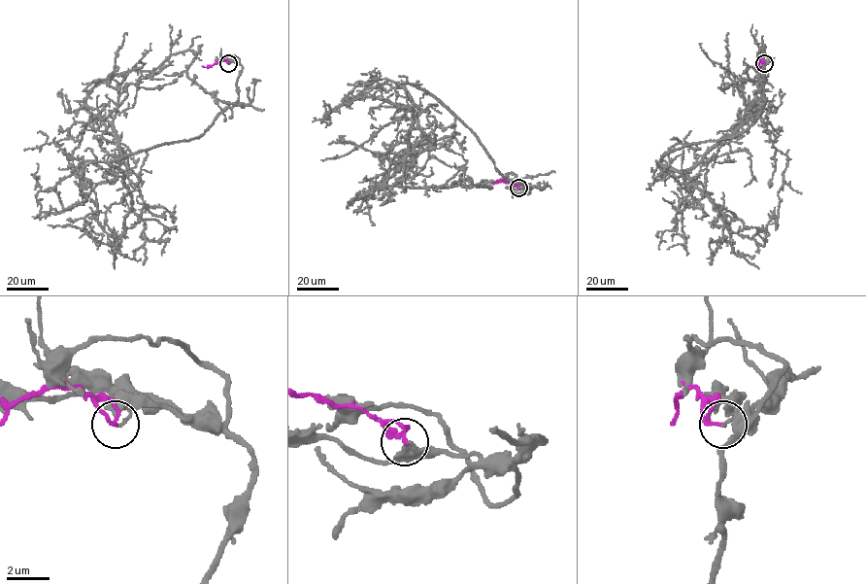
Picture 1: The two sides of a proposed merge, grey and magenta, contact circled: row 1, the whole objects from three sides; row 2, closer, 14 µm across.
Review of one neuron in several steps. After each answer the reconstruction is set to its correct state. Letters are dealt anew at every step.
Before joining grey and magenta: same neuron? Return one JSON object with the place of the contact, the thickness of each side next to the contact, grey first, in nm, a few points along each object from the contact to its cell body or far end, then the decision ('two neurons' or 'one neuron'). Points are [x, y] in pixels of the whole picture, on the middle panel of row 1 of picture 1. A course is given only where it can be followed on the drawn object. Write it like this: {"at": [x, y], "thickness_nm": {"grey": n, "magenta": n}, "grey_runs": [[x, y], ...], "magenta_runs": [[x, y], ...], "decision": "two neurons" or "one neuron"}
{"at": [518, 188], "thickness_nm": {"grey": 130, "magenta": 140}, "grey_runs": [[518, 188], [532, 188], [509, 183], [427, 92], [398, 84], [418, 113], [406, 157], [375, 188], [490, 186]], "magenta_runs": [[518, 188], [501, 181], [492, 184]], "decision": "two neurons"}

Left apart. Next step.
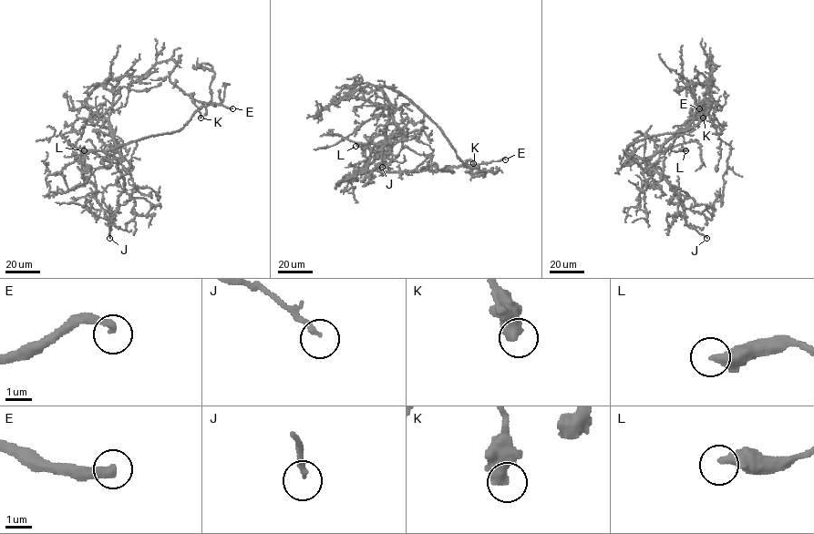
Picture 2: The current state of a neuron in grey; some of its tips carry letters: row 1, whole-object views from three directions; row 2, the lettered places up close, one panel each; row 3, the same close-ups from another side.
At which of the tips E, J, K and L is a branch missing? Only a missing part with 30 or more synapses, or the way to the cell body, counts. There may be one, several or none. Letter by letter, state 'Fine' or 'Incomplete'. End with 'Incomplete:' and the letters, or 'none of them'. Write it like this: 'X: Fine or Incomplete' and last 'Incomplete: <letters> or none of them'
E: Incomplete
J: Fine
K: Fine
L: Fine
Incomplete: E

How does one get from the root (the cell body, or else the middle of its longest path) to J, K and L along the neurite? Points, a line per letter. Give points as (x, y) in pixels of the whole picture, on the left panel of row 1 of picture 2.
J: (113, 157), (124, 179), (124, 189), (109, 226), (109, 238)
K: (113, 157), (106, 151), (180, 129), (203, 104), (193, 99), (200, 118)
L: (113, 157), (122, 158), (110, 148), (106, 151), (84, 150)

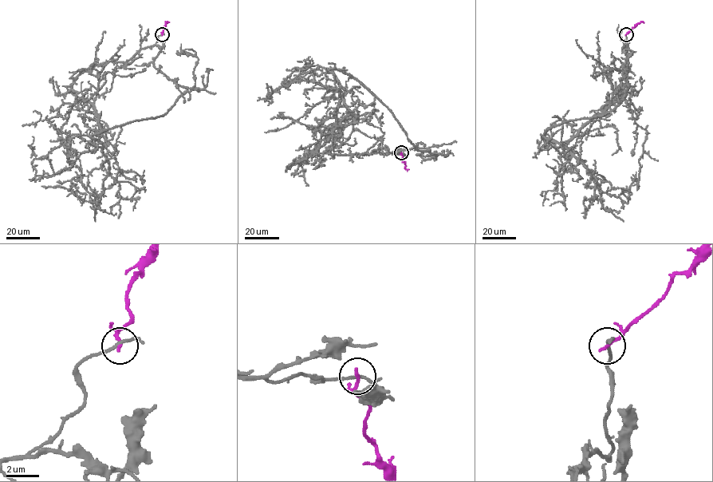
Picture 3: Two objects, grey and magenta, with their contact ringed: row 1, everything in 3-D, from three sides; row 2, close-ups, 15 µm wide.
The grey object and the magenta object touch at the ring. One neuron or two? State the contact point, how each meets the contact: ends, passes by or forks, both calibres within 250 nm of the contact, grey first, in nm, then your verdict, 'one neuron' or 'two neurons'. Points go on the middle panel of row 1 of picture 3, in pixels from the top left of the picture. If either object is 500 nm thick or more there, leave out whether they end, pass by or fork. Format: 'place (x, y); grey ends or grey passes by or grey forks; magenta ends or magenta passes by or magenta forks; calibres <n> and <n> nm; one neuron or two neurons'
place (401, 152); grey passes by; magenta ends; calibres 160 and 240 nm; two neurons

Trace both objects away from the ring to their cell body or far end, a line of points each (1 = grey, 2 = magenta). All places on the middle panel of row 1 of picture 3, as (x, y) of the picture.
1: (401, 152), (309, 154), (328, 138), (344, 94), (328, 69), (361, 82), (427, 149), (392, 152), (405, 155)
2: (401, 152), (405, 168), (408, 169)

